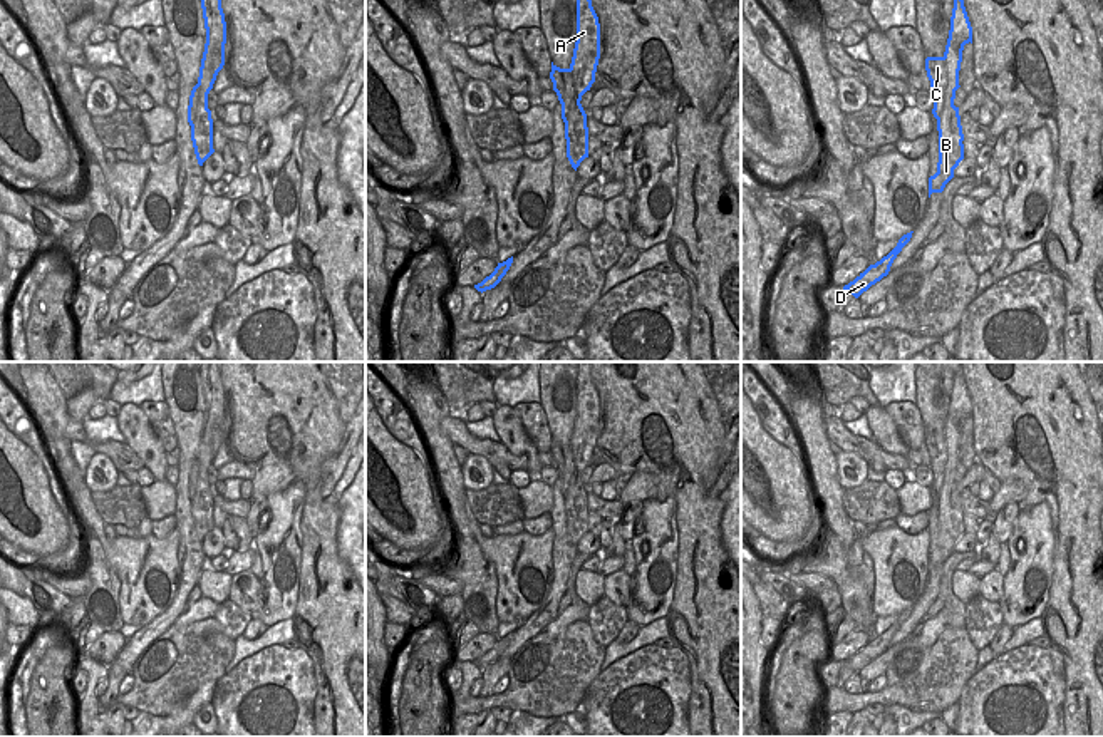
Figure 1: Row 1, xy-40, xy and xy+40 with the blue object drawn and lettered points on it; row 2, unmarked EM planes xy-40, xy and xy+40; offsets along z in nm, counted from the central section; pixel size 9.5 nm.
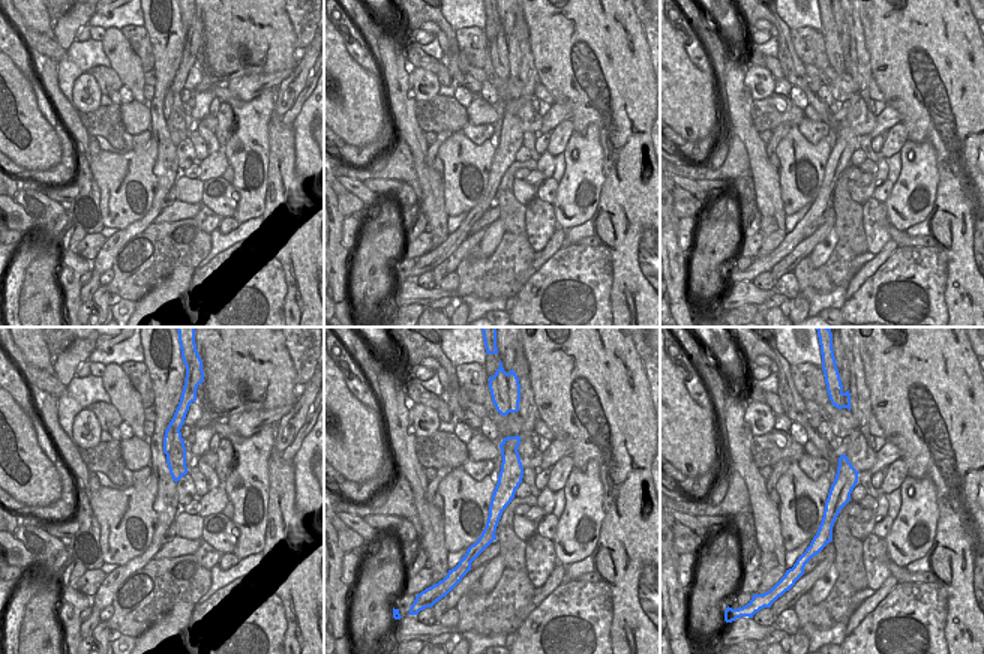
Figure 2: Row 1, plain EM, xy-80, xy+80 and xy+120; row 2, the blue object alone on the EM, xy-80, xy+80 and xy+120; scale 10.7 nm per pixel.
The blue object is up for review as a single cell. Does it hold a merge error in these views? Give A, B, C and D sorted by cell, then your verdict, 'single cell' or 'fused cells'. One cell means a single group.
A B D / C; fused cells

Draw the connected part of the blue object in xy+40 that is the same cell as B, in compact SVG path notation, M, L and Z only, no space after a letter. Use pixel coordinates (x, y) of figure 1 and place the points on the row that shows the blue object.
M954 0L950 30L945 45L947 64L947 94L945 106L937 119L939 131L939 162L937 173L929 178L929 198L932 193L942 193L945 184L954 178L954 169L964 159L964 134L961 126L959 107L954 106L955 90L959 85L959 70L962 62L962 50L966 44L972 44L972 27L964 7L964 0Z

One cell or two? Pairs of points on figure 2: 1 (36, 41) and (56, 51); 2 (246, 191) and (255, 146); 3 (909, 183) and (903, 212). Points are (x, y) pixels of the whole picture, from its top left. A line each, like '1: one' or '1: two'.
1: one
2: one
3: one

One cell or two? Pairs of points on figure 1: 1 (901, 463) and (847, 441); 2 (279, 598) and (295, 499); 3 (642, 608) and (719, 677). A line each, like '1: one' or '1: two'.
1: one
2: one
3: two

